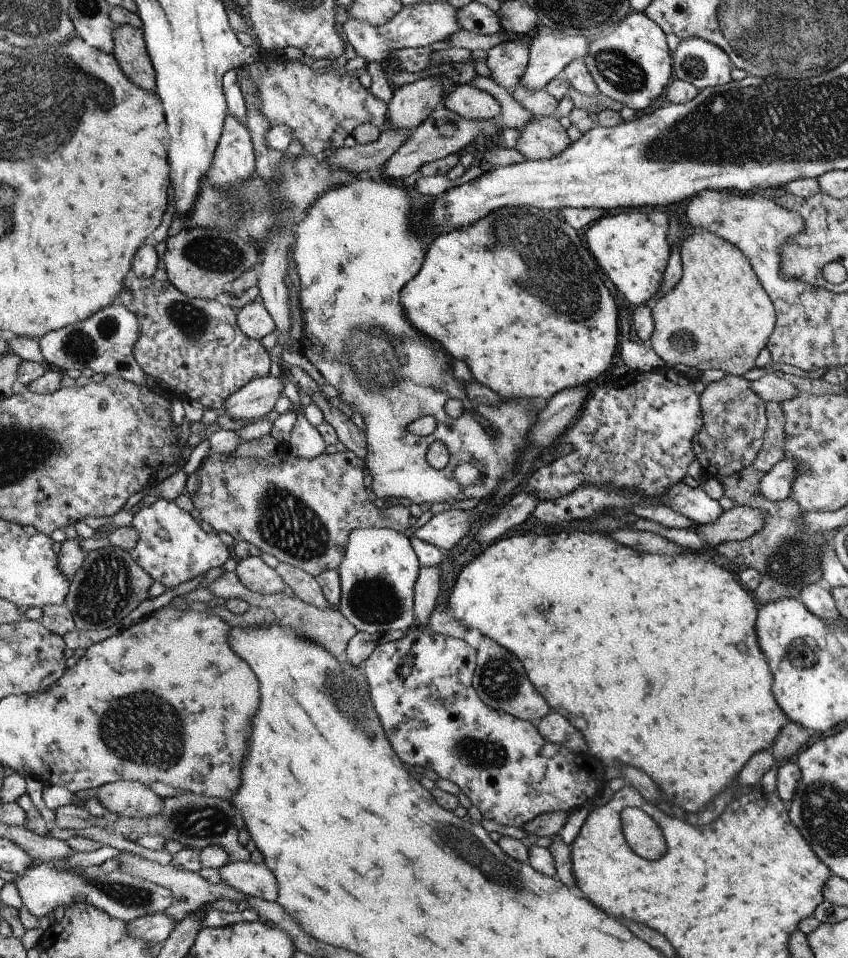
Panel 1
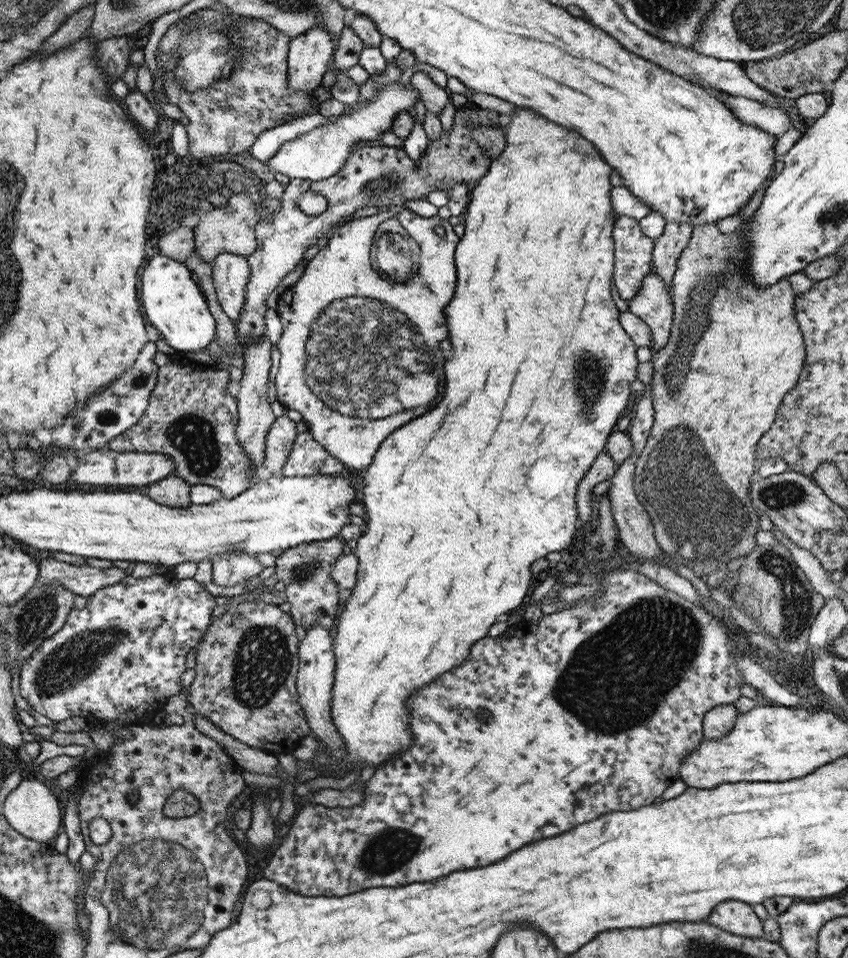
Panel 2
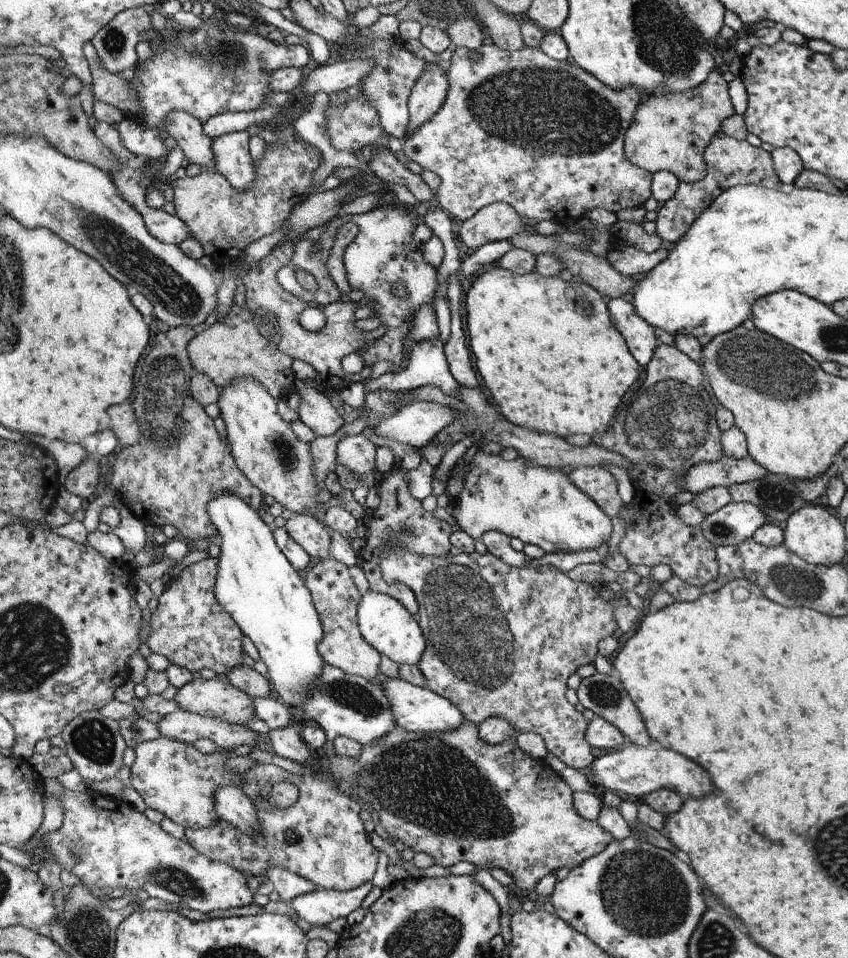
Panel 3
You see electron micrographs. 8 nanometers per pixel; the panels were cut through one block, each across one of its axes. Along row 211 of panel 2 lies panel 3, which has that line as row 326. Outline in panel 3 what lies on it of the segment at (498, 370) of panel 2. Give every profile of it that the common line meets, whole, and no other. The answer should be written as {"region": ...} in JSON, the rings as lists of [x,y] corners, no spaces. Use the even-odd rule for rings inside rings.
{"region":[[[494,264],[492,270],[486,270],[478,276],[472,285],[469,286],[466,293],[466,324],[468,334],[470,335],[470,348],[476,358],[476,368],[482,380],[484,380],[484,389],[487,391],[492,403],[498,412],[508,422],[516,426],[527,428],[536,432],[550,433],[566,438],[572,434],[588,434],[594,437],[598,434],[604,434],[613,420],[619,404],[622,402],[630,386],[638,380],[640,376],[640,364],[630,354],[629,348],[618,329],[612,325],[609,317],[607,299],[604,298],[594,287],[583,282],[563,280],[558,276],[542,276],[536,272],[530,274],[518,274],[506,270]]]}

